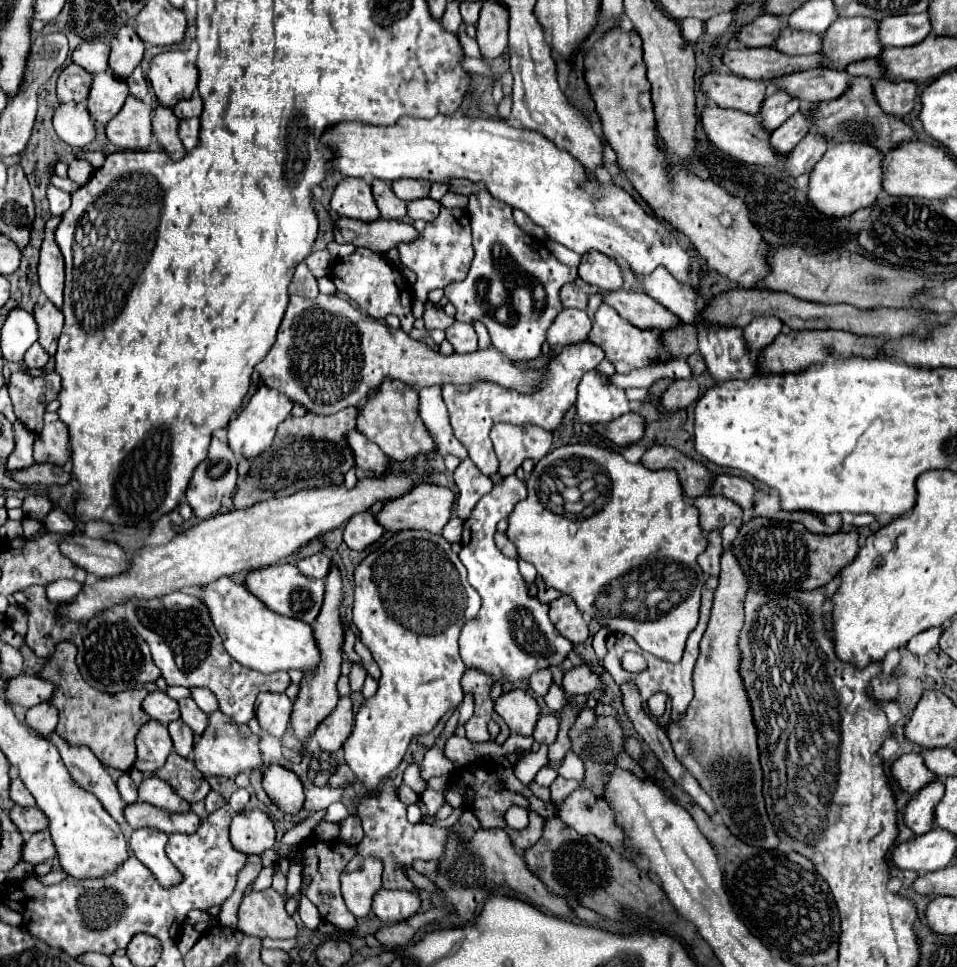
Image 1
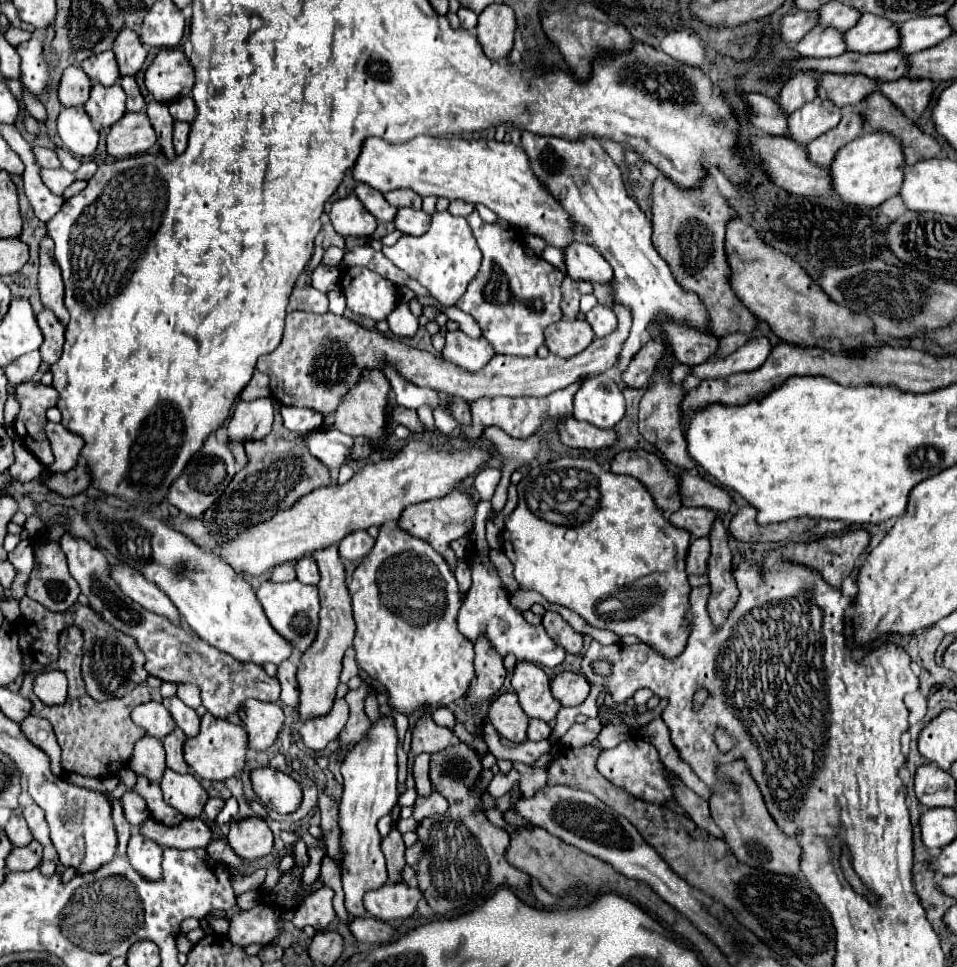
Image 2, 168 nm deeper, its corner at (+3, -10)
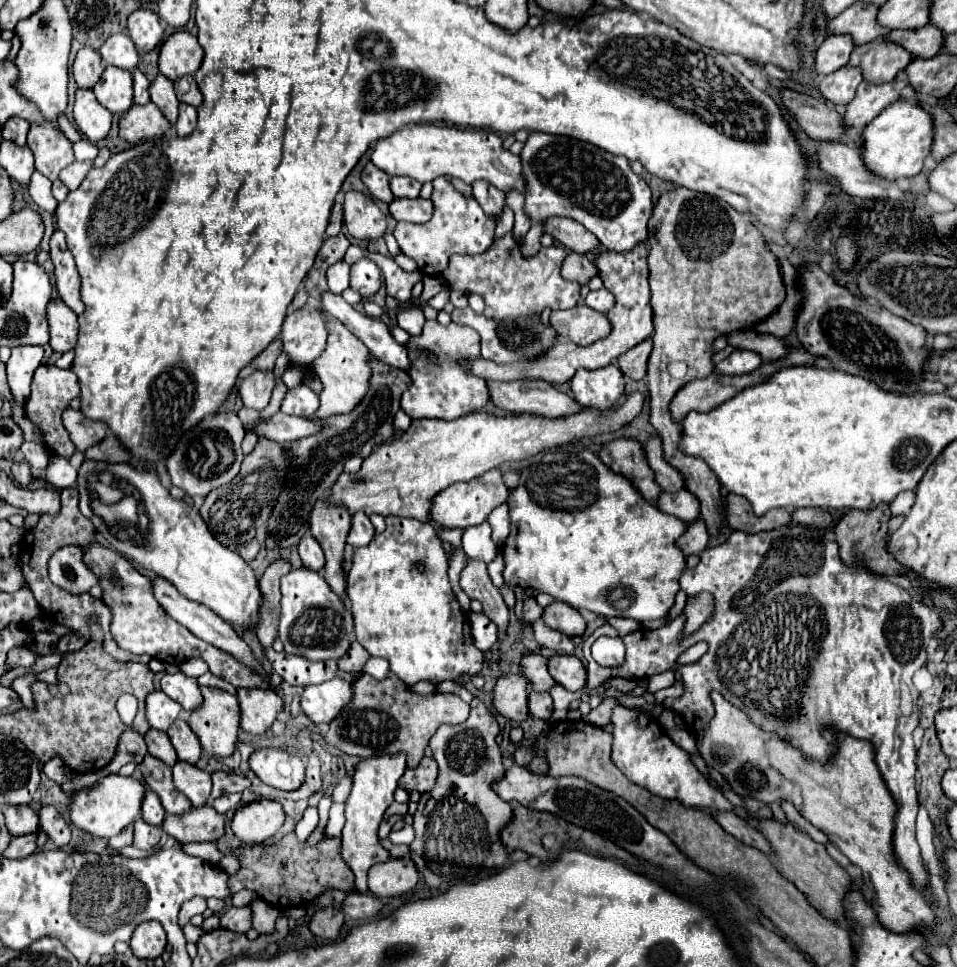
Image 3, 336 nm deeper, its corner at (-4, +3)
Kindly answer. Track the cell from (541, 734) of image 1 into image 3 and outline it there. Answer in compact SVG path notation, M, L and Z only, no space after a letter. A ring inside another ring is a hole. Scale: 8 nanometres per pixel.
M530 691L528 693L528 711L538 719L550 719L552 715L552 697L546 691Z

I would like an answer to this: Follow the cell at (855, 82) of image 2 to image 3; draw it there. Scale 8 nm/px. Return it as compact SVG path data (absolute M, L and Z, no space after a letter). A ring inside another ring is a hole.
M880 39L880 41L856 45L848 65L860 67L864 71L864 79L878 85L892 81L912 61L914 61L912 53L900 49L900 45L892 41Z

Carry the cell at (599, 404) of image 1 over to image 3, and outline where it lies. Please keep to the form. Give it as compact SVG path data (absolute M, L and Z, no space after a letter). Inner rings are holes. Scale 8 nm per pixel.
M616 365L578 369L570 381L574 399L582 407L610 409L624 395L624 377Z

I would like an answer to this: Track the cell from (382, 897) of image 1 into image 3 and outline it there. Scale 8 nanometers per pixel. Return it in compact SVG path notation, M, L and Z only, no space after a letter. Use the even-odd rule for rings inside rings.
M406 857L372 865L368 871L368 889L376 897L394 897L408 893L418 883L418 871Z

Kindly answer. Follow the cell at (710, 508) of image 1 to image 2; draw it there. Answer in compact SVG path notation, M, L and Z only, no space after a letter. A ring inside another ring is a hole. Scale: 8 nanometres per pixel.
M683 506L677 512L673 512L669 516L669 520L679 528L689 530L693 534L693 538L701 538L701 536L709 534L717 516L719 514L709 510L709 508L687 508L687 506Z

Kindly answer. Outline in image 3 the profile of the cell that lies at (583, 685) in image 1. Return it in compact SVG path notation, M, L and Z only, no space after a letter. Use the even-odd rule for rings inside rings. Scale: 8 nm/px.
M554 655L548 659L548 673L568 691L578 691L586 685L586 669L574 655Z

